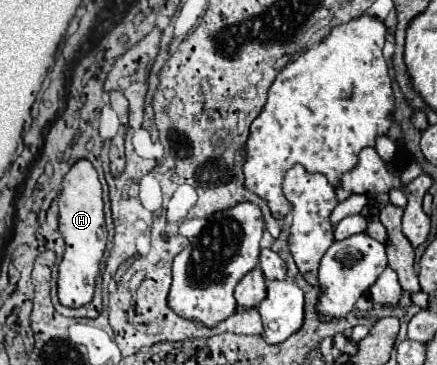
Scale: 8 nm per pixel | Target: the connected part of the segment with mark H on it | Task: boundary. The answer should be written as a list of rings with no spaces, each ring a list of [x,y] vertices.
[[[78,160],[62,180],[60,192],[60,232],[66,240],[66,252],[58,270],[58,298],[62,306],[80,308],[92,302],[100,260],[106,250],[104,202],[98,172],[90,160]]]

